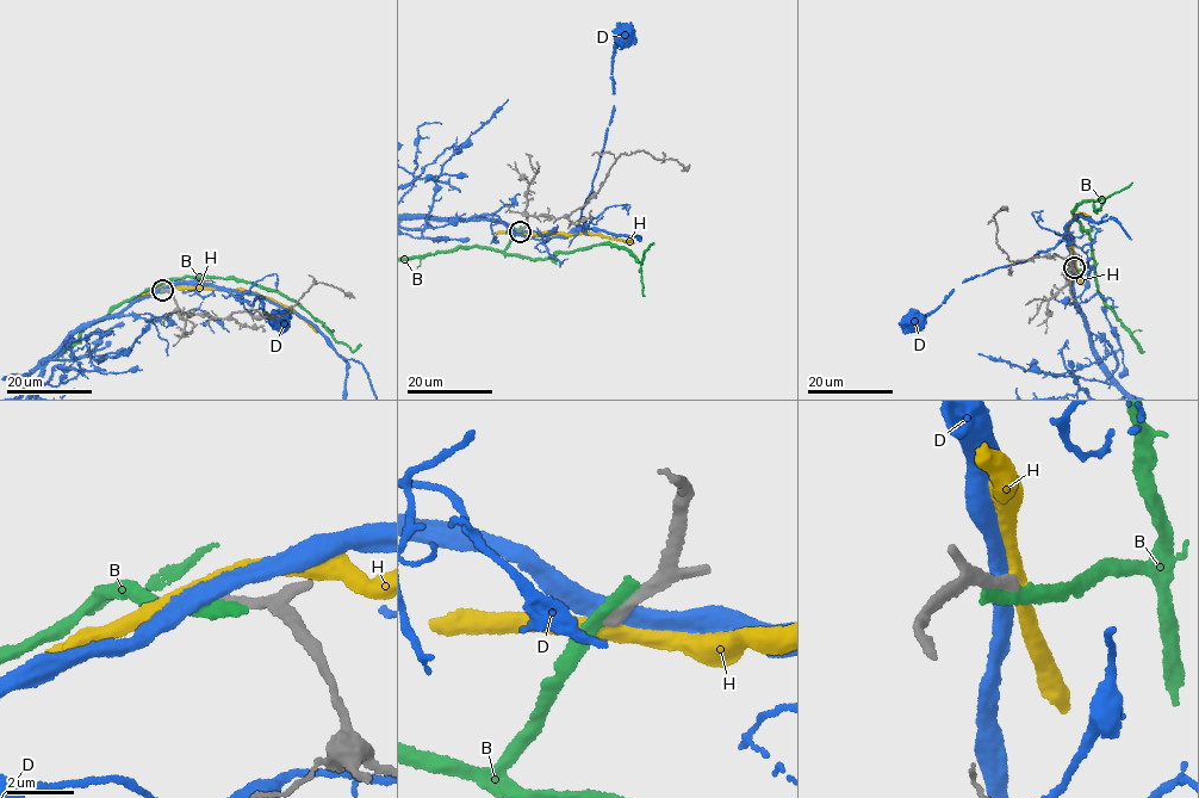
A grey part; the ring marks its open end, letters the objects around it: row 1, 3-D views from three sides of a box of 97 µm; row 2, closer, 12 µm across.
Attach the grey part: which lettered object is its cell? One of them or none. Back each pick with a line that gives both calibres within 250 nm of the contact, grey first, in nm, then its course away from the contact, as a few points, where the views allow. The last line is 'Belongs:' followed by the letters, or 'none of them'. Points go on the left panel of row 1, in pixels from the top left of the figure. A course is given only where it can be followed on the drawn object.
Belongs: none of them

